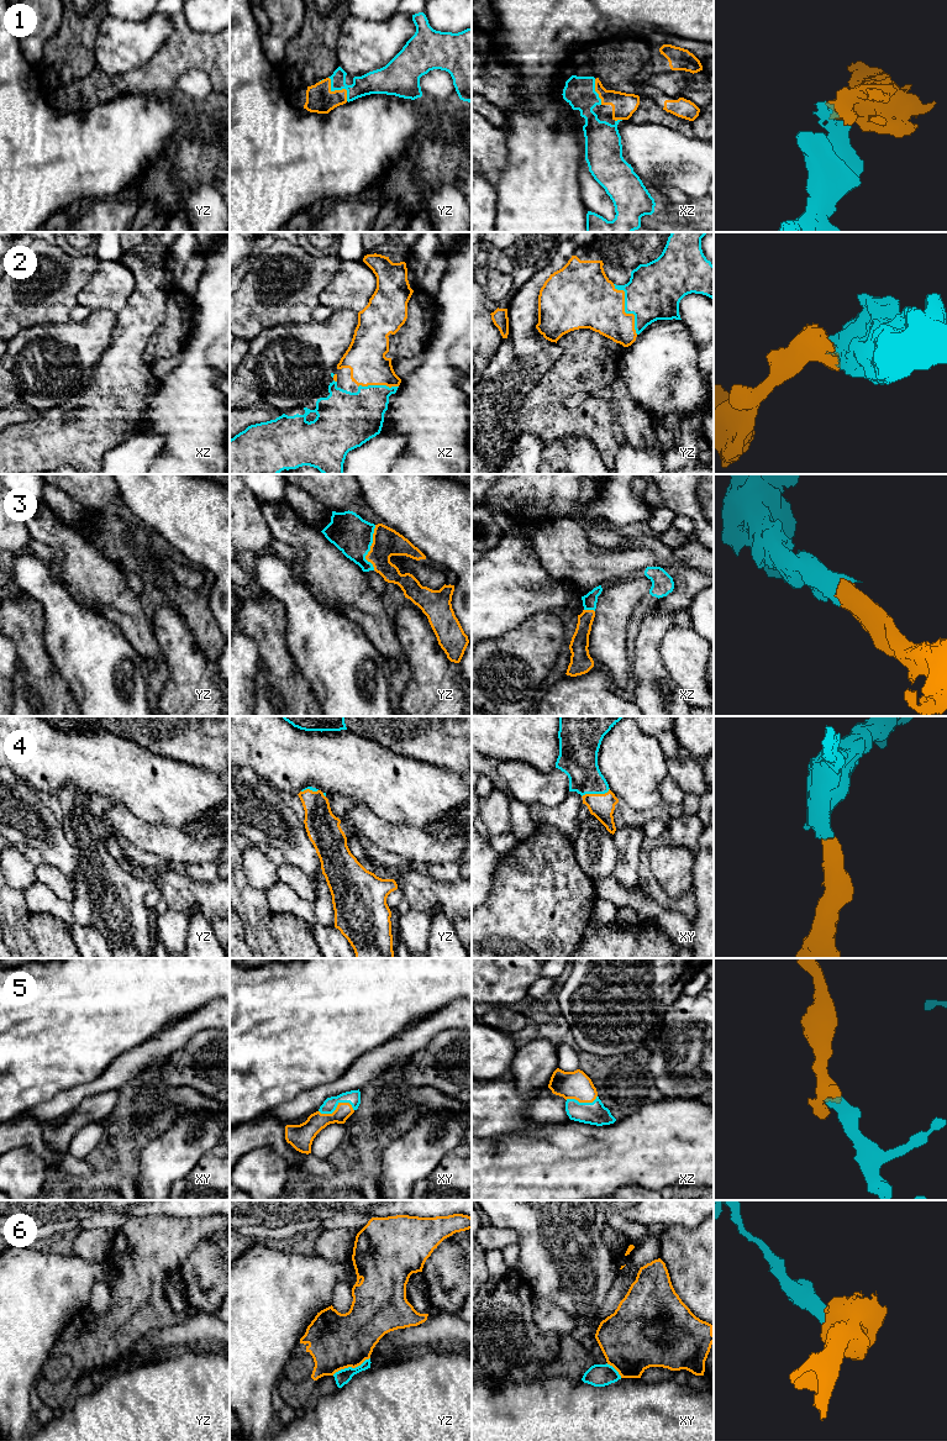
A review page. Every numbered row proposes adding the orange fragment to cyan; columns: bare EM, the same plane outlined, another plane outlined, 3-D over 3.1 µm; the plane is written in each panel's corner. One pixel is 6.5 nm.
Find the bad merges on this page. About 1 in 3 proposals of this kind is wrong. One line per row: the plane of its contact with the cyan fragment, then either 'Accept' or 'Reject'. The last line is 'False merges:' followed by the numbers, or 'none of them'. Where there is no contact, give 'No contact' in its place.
1: Touches cyan in yz. Accept
2: Touches cyan in yz. Accept
3: Touches cyan in yz. Accept
4: Touches cyan in xy. Accept
5: Touches cyan in xy. Accept
6: Touches cyan in yz. Reject
False merges: 6

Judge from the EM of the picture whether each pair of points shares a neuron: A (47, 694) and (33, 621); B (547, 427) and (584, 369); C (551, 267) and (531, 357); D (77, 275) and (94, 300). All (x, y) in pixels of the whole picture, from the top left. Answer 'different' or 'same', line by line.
A: same
B: same
C: same
D: different

